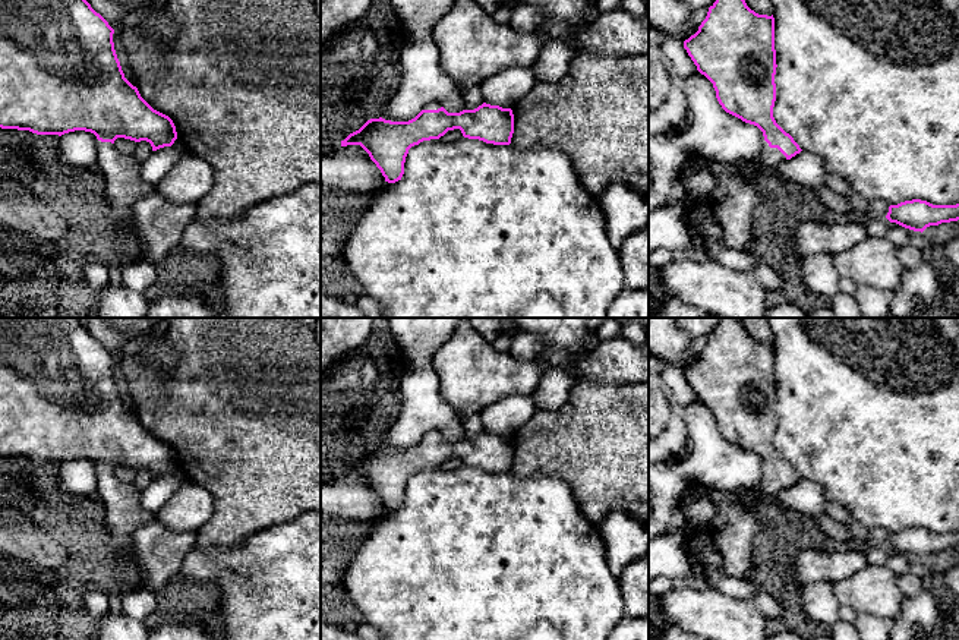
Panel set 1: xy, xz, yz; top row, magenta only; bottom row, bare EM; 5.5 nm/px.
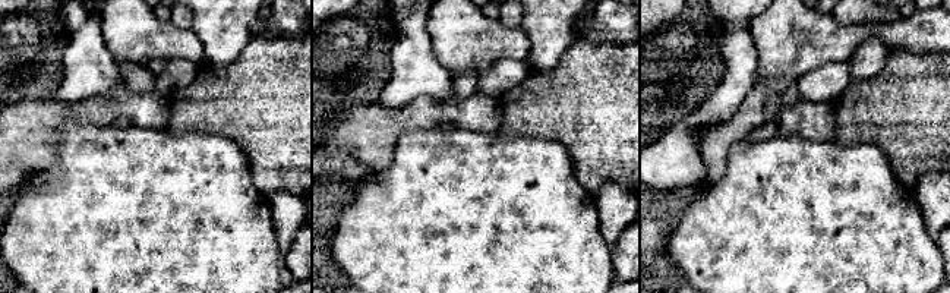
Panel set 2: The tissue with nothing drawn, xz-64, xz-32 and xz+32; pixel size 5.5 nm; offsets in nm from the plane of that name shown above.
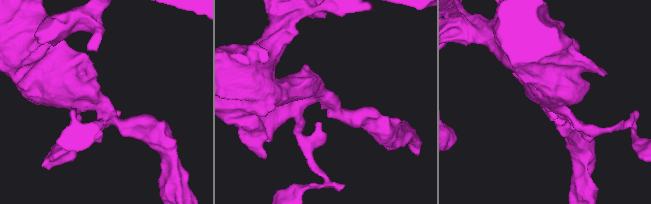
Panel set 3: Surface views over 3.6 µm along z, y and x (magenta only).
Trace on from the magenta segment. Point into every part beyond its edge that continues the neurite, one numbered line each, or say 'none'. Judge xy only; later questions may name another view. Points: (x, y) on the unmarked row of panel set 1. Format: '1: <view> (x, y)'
1: xy (123, 514)

